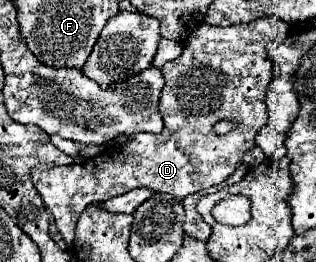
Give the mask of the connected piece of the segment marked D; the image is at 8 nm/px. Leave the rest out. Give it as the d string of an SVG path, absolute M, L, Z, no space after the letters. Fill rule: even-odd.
M267 16L253 20L249 24L235 24L227 28L201 24L189 36L189 42L183 46L183 54L177 60L163 64L161 68L161 74L165 78L165 86L159 100L161 116L165 122L161 134L145 134L145 132L133 134L125 144L109 146L101 154L81 164L31 170L31 180L35 184L35 190L41 194L45 206L53 212L57 228L63 234L67 246L73 244L73 232L81 212L93 202L109 200L139 186L151 188L153 192L169 192L183 200L187 194L195 194L203 188L217 186L227 176L231 176L233 170L241 164L243 154L255 146L255 134L267 122L265 94L275 76L267 44L274 42L273 40L287 40L287 38L289 38L289 24L277 16ZM225 118L235 120L237 128L225 136L217 136L213 132L213 124Z

